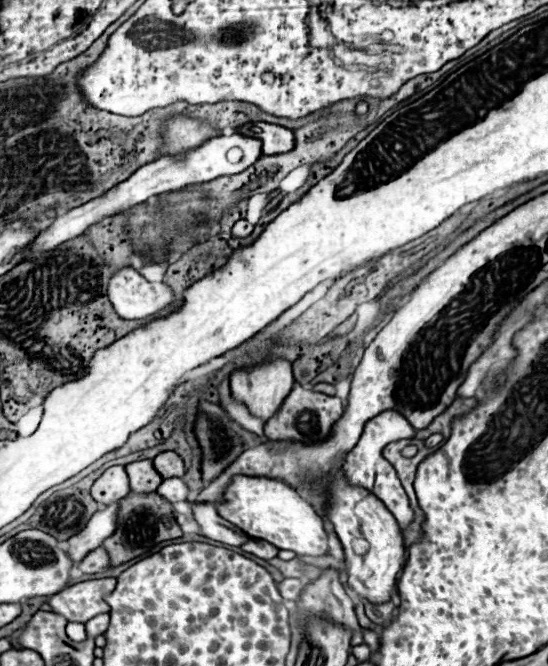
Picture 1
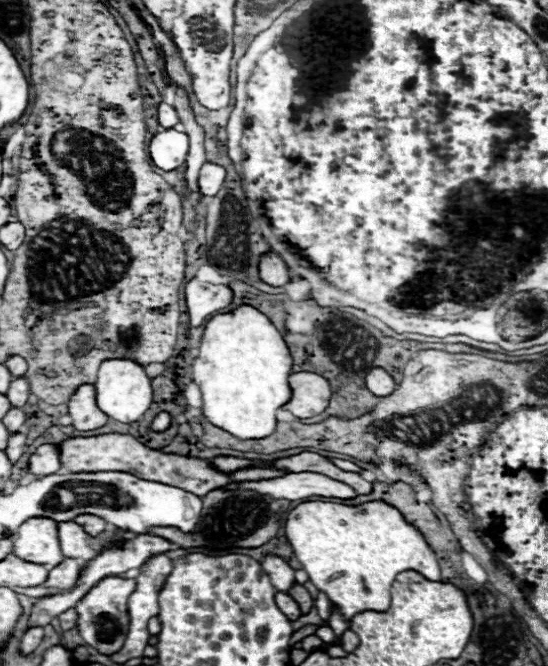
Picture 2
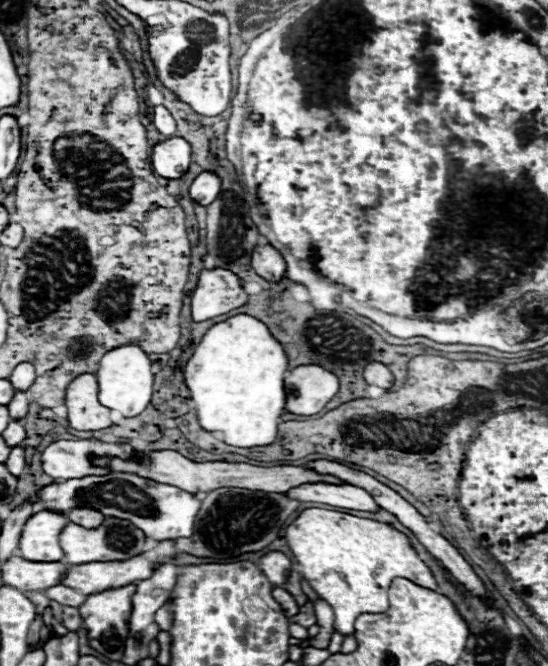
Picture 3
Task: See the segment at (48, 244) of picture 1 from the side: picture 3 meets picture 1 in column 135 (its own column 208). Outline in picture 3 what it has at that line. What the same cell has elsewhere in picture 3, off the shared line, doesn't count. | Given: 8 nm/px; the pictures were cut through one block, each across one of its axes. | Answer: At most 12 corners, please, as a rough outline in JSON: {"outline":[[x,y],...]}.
{"outline":[[202,172],[190,186],[190,198],[208,206],[220,194],[220,178]]}

